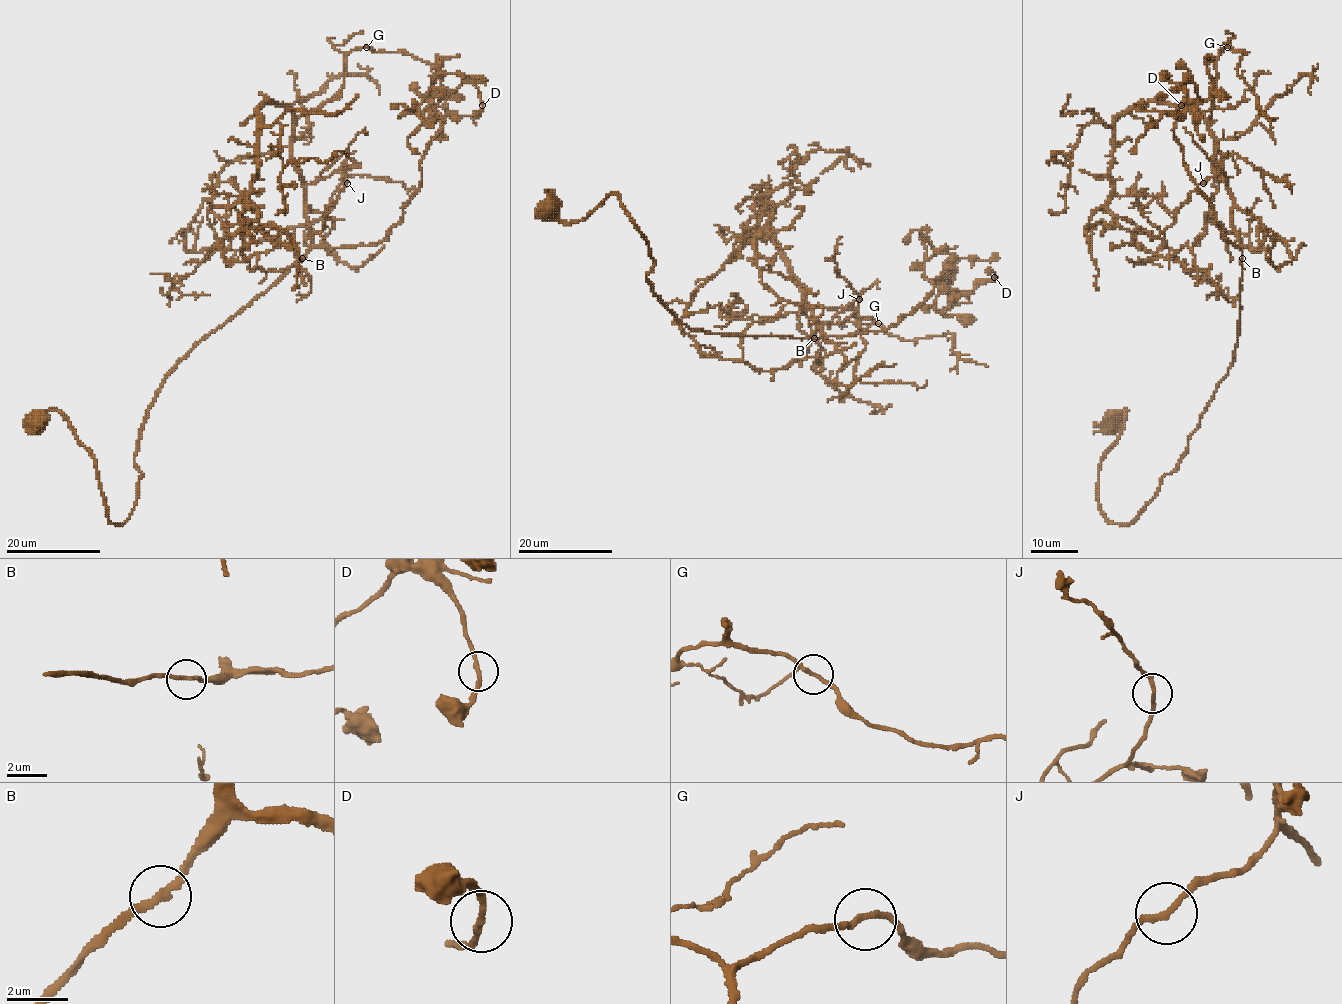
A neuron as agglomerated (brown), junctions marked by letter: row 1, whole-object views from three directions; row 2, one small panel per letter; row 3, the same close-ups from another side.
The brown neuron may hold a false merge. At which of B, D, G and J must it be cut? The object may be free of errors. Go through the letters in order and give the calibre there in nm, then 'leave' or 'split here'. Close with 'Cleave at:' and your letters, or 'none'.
B: 200 nm thick; leave
D: 190 nm thick; leave
G: 190 nm thick; leave
J: 190 nm thick; leave
Cleave at: none

